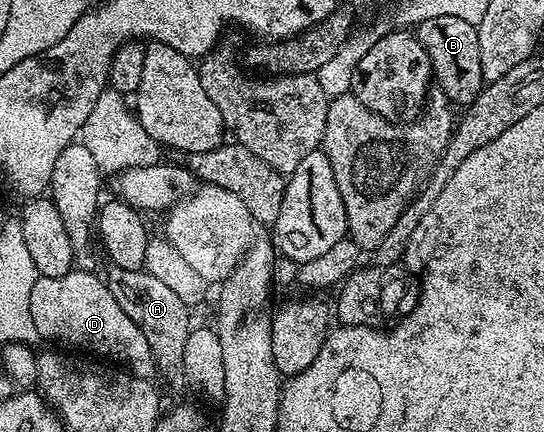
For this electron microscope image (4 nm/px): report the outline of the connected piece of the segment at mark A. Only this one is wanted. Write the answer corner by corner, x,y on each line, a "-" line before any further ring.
113,264
106,266
105,280
109,291
113,291
113,299
121,306
121,311
137,323
141,335
145,335
145,343
149,343
149,351
153,351
153,359
158,376
164,377
173,388
184,388
187,385
183,374
182,360
184,358
185,341
192,328
192,310
181,301
180,296
161,283
156,276
147,273
145,268
137,271
125,271

